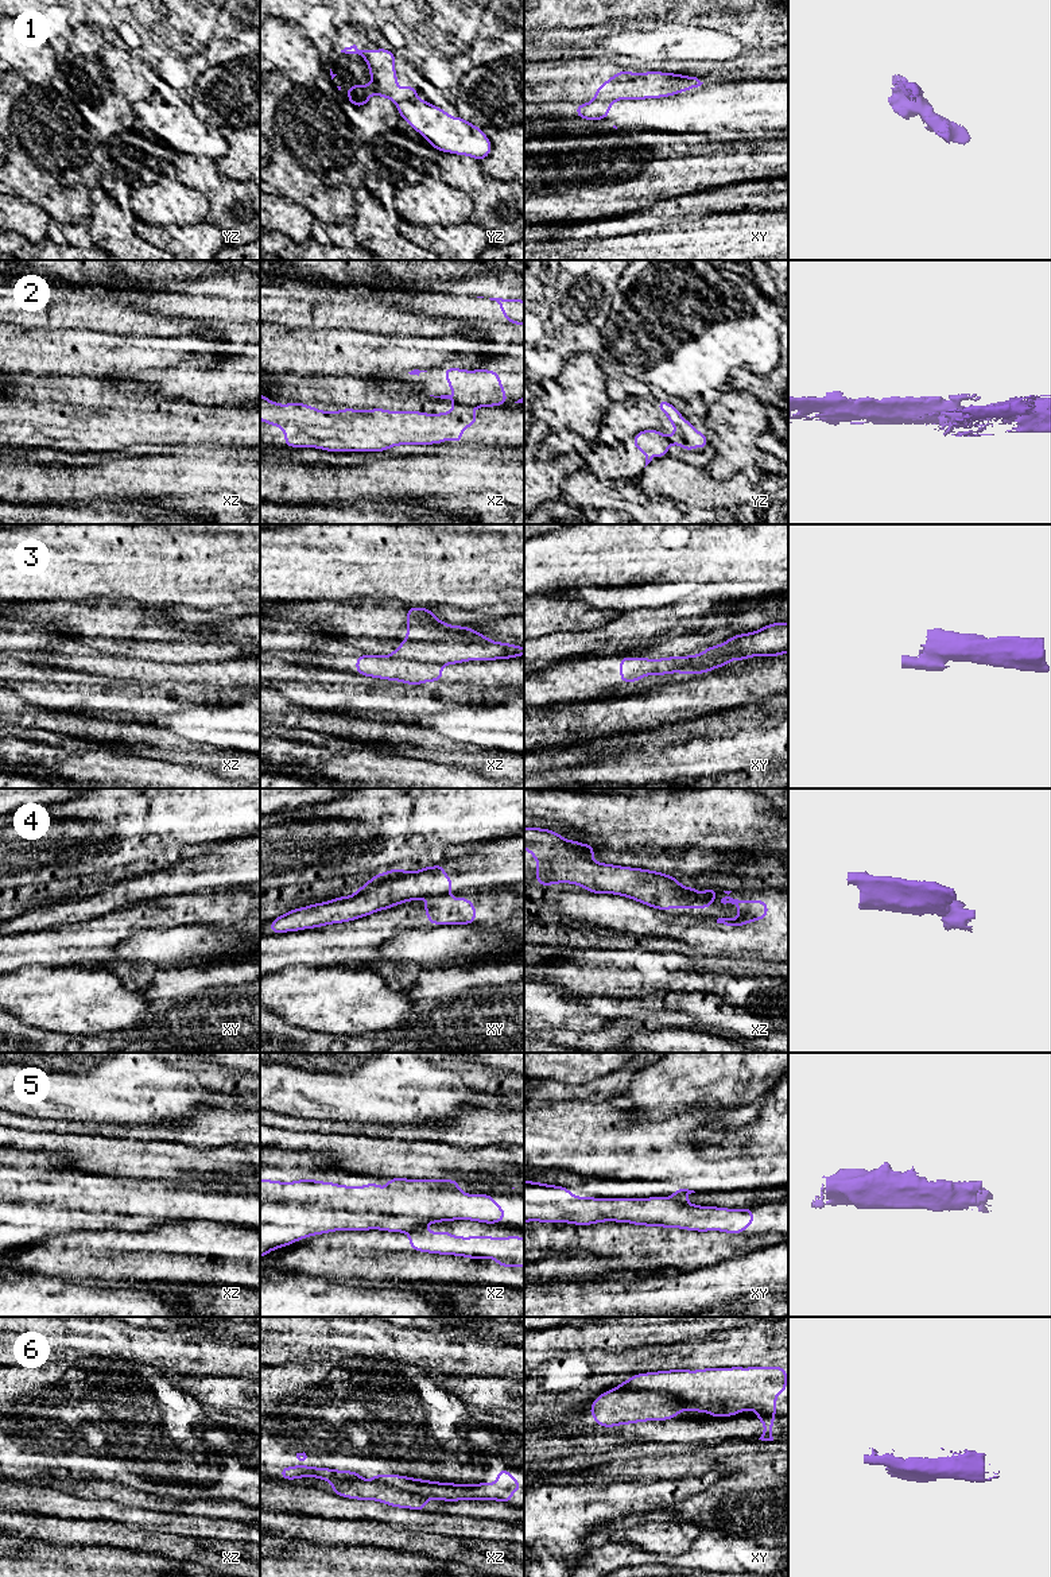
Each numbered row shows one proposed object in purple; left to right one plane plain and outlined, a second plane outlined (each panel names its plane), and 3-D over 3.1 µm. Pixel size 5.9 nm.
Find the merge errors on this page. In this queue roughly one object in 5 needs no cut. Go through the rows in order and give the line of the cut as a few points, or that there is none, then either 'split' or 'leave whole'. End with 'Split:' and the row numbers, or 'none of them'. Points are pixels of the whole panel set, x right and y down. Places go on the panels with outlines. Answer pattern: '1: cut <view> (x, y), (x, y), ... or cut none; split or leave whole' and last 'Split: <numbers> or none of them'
1: cut xy (615, 100), (594, 101); split
2: cut xz (454, 402), (469, 409); split
3: cut xz (388, 655), (439, 665); split
4: cut xy (449, 892), (430, 897); split
5: cut xz (422, 1225), (408, 1232); split
6: cut xy (615, 1388), (664, 1393), (683, 1409); split
Split: 1, 2, 3, 4, 5, 6

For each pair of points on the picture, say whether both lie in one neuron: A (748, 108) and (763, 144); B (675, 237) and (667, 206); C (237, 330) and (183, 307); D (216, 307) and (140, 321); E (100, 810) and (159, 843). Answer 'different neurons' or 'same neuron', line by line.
A: different neurons
B: different neurons
C: same neuron
D: different neurons
E: same neuron

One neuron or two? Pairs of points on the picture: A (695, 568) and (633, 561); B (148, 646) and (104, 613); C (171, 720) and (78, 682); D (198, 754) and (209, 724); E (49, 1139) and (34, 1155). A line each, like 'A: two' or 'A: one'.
A: one
B: one
C: two
D: two
E: two

